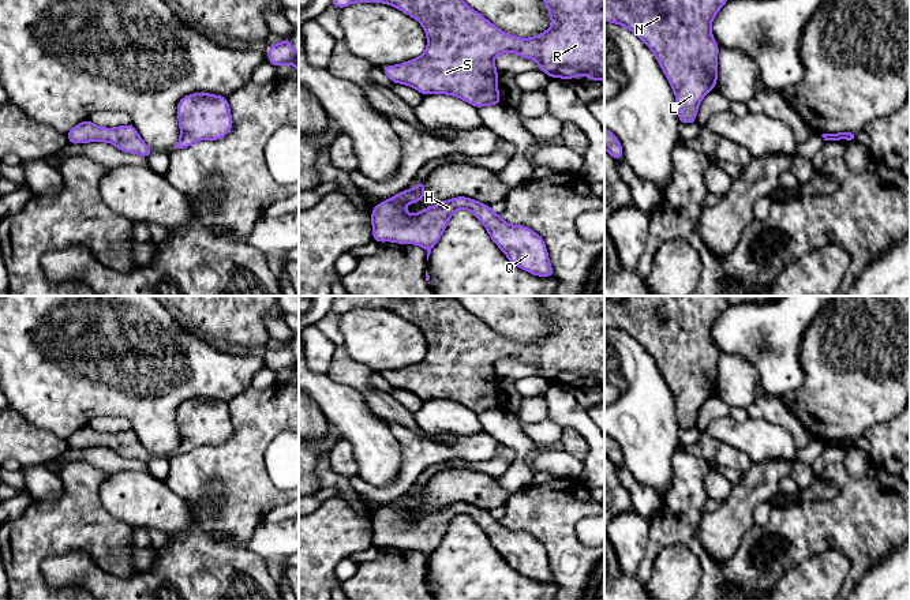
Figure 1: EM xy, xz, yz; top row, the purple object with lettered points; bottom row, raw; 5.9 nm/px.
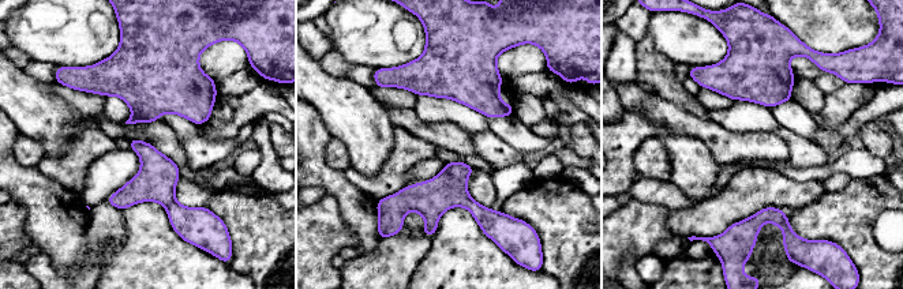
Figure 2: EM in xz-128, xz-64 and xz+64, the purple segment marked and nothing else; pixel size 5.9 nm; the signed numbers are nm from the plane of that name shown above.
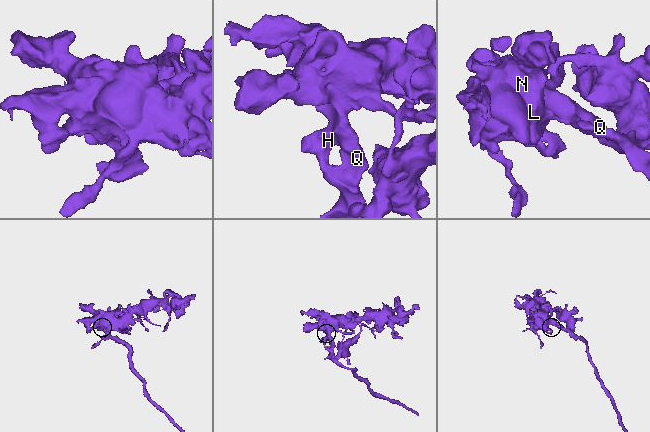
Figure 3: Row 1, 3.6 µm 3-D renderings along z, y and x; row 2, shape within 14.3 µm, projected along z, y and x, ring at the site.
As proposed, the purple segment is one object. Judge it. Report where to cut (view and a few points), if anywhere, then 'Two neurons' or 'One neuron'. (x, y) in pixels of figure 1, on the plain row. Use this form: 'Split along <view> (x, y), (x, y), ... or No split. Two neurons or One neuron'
No split. One neuron

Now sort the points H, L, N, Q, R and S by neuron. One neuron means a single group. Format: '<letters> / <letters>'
H L N Q R S

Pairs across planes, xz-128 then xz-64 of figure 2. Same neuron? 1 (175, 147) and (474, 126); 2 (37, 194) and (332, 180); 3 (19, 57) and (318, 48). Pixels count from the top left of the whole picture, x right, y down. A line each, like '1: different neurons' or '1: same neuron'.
1: different neurons
2: same neuron
3: different neurons

